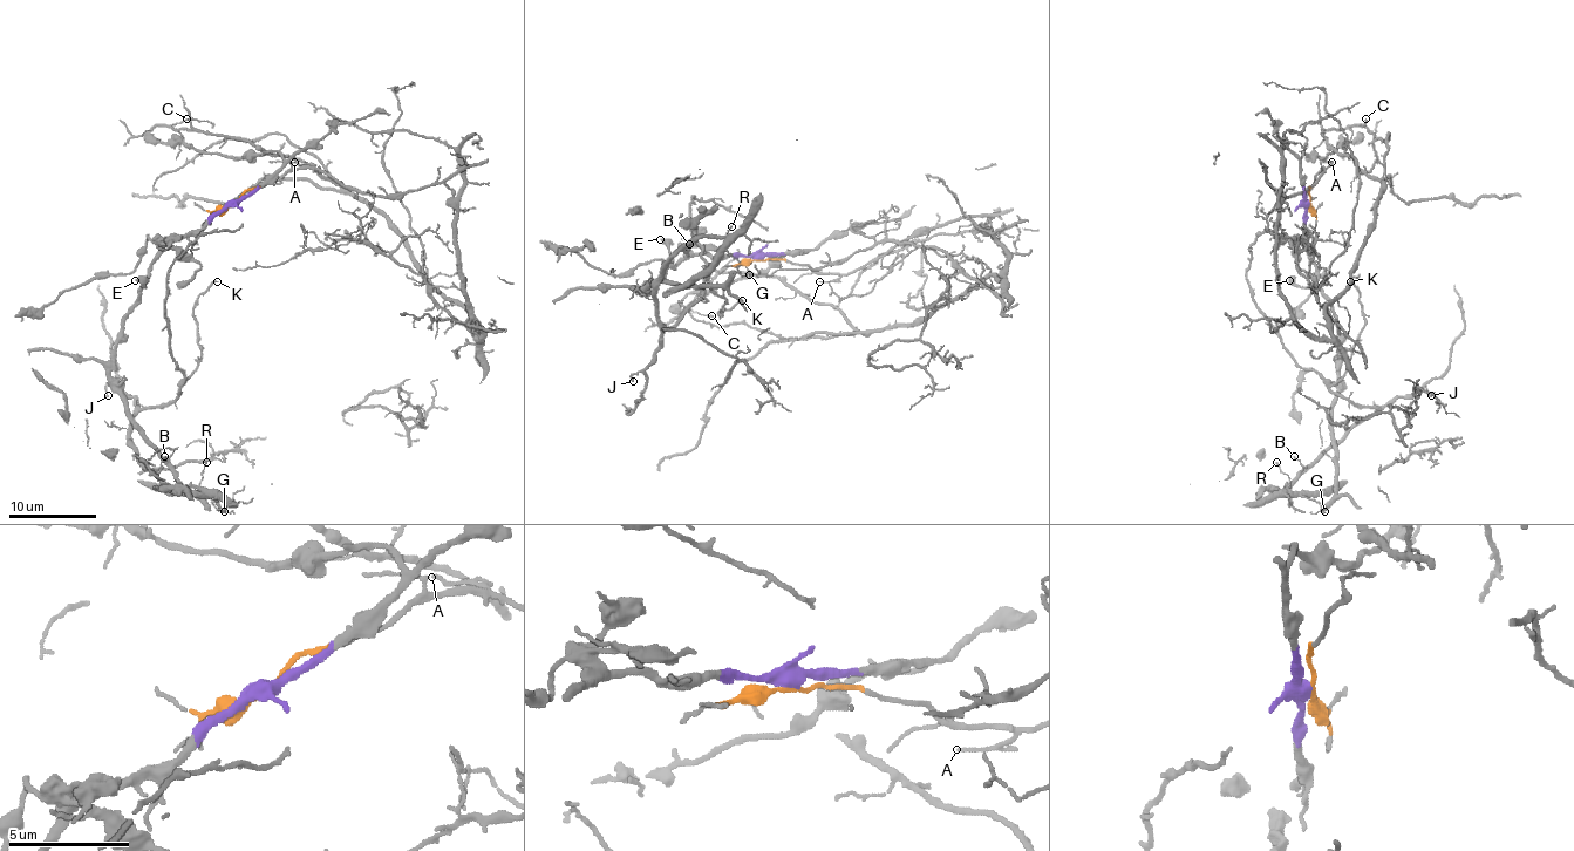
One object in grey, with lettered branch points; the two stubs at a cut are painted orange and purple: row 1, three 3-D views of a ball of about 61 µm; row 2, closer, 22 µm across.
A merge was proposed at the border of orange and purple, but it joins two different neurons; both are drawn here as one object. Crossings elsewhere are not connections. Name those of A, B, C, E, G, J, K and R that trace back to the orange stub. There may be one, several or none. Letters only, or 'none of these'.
A

